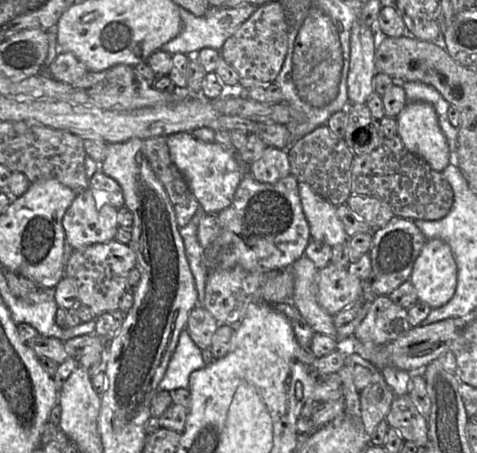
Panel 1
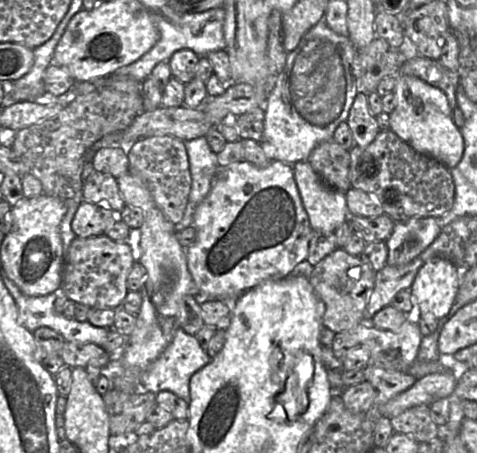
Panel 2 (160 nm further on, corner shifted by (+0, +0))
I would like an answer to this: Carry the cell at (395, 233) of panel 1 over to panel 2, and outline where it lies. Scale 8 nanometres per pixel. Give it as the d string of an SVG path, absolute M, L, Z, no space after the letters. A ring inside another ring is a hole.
M436 217L395 222L391 236L385 241L388 248L387 264L401 266L411 262L431 245L441 230Z

